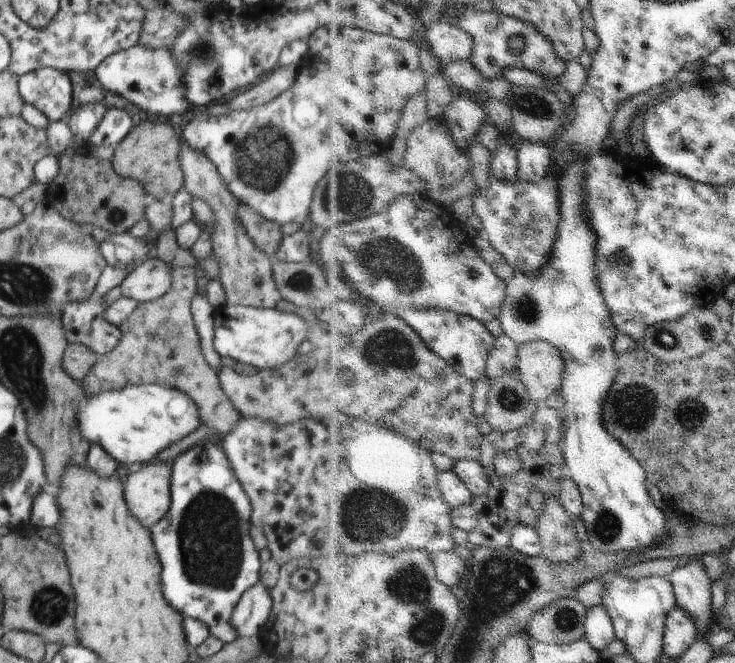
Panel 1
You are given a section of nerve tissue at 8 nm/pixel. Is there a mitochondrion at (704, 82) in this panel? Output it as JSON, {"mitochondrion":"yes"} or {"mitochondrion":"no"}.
{"mitochondrion":"no"}

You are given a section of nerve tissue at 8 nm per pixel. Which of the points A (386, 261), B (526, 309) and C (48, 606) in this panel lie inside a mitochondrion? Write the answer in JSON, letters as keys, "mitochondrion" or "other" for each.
{"A":"mitochondrion","B":"mitochondrion","C":"mitochondrion"}

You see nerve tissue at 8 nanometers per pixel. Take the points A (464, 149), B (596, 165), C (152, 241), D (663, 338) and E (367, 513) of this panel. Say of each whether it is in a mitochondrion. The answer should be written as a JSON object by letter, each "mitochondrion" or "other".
{"A":"other","B":"other","C":"other","D":"mitochondrion","E":"mitochondrion"}

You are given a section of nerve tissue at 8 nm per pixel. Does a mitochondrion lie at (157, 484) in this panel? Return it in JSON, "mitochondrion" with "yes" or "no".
{"mitochondrion":"no"}

